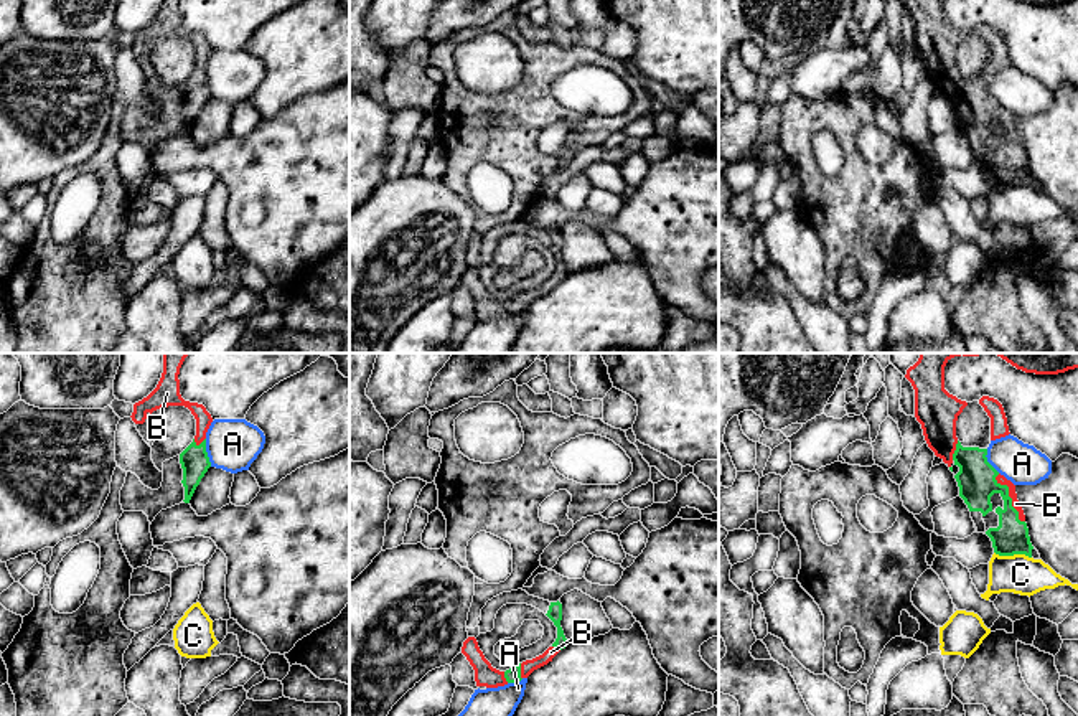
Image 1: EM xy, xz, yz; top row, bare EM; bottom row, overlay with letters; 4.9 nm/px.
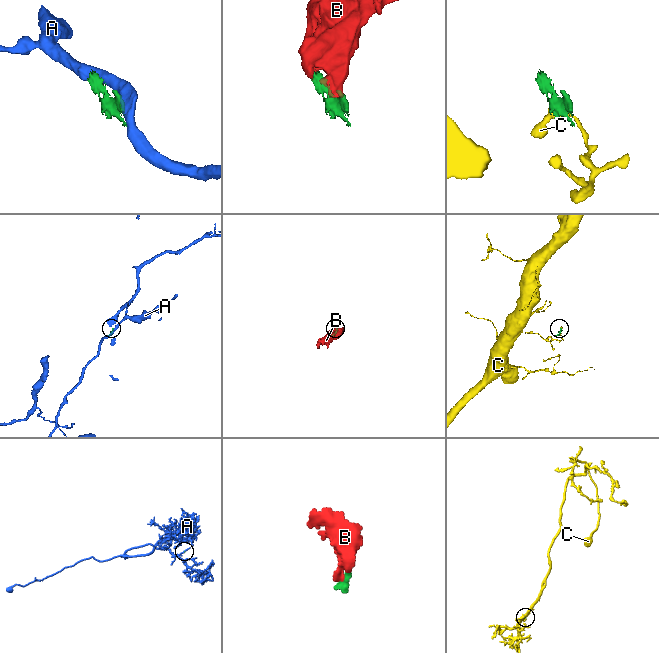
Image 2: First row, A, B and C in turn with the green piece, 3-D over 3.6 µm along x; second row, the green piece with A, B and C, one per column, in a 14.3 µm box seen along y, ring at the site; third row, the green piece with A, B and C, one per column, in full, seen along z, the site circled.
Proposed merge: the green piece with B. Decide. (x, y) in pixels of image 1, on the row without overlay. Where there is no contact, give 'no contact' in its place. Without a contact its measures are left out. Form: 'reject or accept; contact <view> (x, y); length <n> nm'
accept; contact yz (1009, 127); length 280 nm

